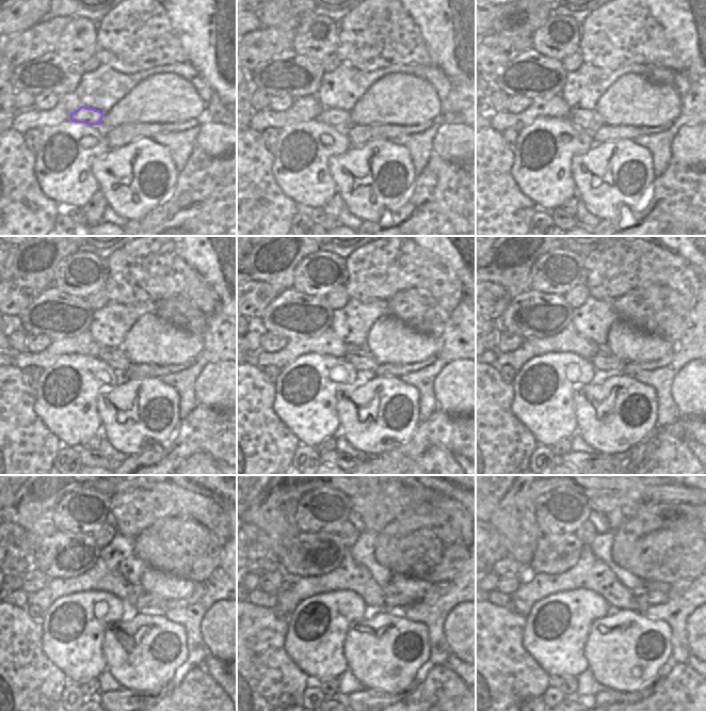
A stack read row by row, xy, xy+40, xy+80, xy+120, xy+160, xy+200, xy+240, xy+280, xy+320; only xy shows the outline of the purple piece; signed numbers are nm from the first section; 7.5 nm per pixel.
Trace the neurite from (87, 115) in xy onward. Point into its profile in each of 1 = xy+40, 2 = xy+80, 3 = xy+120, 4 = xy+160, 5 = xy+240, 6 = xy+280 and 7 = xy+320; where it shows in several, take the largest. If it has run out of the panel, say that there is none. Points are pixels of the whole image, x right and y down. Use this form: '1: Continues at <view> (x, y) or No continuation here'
1: Continues at xy+40 (339, 120)
2: Continues at xy+80 (586, 119)
3: Continues at xy+120 (114, 358)
4: Continues at xy+160 (358, 357)
5: Continues at xy+240 (146, 603)
6: Continues at xy+280 (392, 600)
7: Continues at xy+320 (648, 598).

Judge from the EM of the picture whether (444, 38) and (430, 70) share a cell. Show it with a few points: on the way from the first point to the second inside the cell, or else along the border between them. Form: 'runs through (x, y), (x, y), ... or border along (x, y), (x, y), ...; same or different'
border along (432, 63), (450, 81); different

